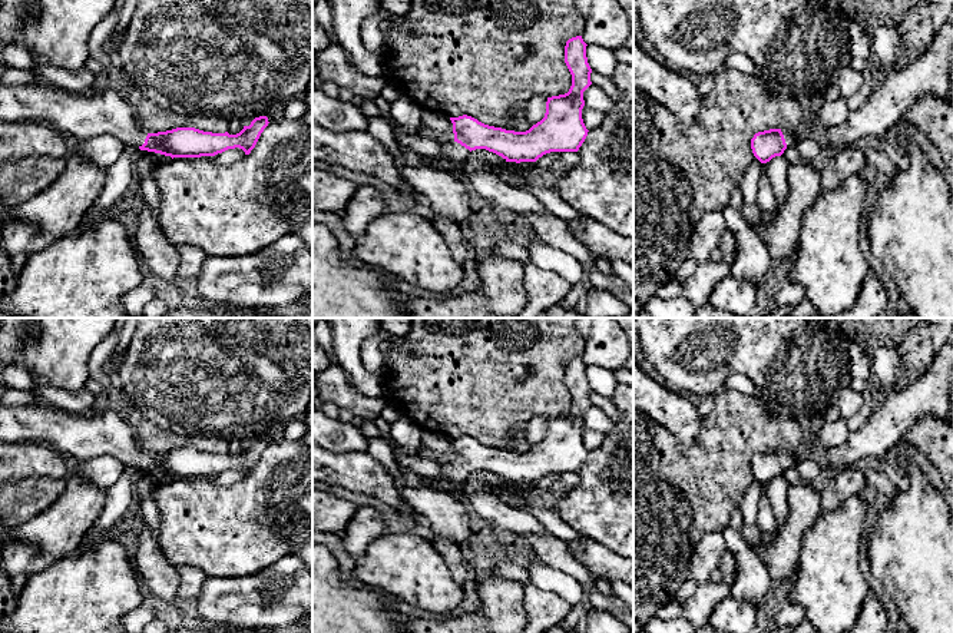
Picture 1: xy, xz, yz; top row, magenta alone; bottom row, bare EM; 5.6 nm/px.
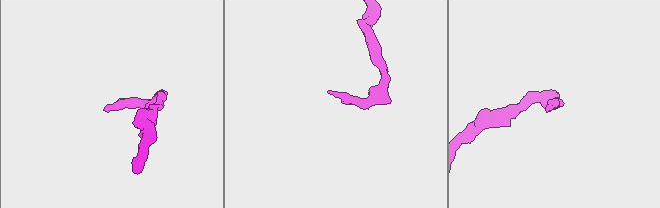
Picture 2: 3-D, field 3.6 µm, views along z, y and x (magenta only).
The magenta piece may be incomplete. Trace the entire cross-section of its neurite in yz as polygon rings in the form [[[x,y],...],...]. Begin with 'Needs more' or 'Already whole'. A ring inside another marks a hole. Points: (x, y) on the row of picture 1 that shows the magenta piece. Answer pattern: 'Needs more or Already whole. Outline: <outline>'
Needs more. Outline: [[[843,96],[825,102],[814,116],[794,130],[770,129],[758,132],[751,139],[754,156],[767,163],[775,156],[781,156],[788,146],[795,145],[800,139],[815,136],[821,127],[834,127],[843,125],[850,115],[847,99]]]

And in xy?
Needs more. Outline: [[[0,84],[0,120],[33,120],[54,126],[79,140],[110,135],[128,149],[155,152],[173,158],[215,156],[239,148],[249,155],[268,117],[255,117],[236,135],[203,132],[195,127],[176,127],[149,133],[135,115],[123,93],[115,90],[70,92],[37,84]]]

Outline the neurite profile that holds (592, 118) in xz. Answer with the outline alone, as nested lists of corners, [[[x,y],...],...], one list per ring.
[[[583,106],[582,119],[588,130],[592,130],[602,125],[605,119],[605,113],[596,109],[590,109],[589,106]]]

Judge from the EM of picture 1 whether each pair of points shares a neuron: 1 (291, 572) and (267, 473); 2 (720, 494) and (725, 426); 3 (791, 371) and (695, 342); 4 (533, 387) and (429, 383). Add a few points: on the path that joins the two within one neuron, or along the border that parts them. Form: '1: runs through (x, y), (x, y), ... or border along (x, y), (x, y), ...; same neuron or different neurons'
1: border along (297, 556), (284, 554), (258, 573); different neurons
2: runs through (720, 477), (720, 460), (725, 443); same neuron
3: runs through (767, 347), (763, 342), (720, 342); same neuron
4: runs through (508, 387), (455, 387); same neuron

